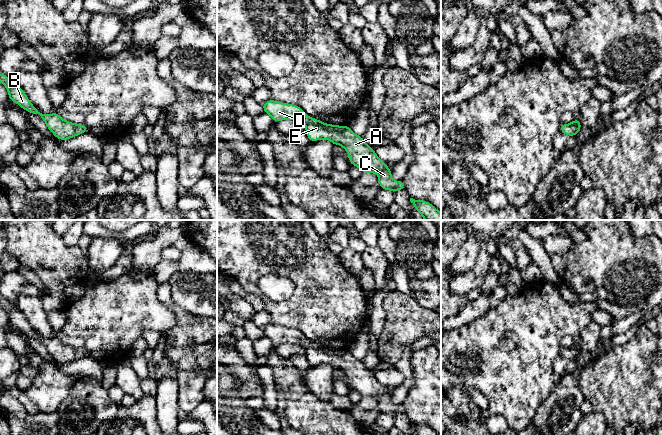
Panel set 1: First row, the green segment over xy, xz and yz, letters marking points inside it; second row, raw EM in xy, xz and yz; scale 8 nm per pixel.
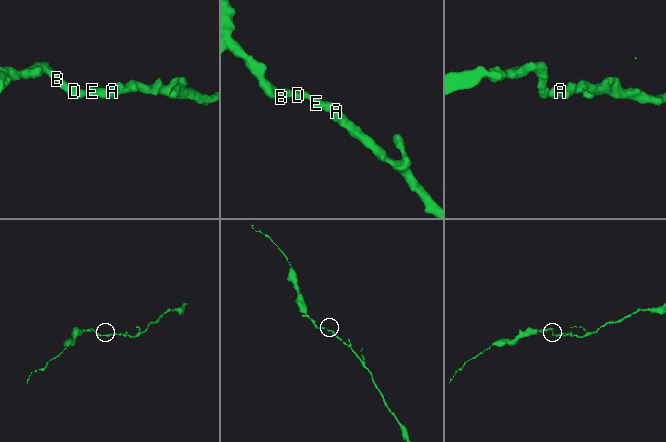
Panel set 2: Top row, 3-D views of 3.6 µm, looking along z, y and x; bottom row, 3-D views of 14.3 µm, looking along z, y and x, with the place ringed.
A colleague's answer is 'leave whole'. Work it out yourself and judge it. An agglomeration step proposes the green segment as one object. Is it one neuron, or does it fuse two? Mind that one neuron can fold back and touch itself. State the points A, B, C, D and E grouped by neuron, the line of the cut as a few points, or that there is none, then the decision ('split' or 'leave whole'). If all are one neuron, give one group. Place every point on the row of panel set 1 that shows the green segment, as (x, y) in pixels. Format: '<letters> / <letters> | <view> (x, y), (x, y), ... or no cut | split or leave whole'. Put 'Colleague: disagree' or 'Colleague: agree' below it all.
A B C D E | no cut | leave whole
Colleague: agree

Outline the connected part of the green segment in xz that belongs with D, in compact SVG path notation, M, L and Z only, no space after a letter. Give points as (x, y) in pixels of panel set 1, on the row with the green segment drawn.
M268 100L262 104L264 112L269 114L275 123L281 120L301 120L306 129L305 132L311 142L320 139L329 140L334 145L342 146L349 156L350 164L358 167L363 173L376 173L381 189L404 190L404 182L392 179L391 170L386 163L378 158L370 146L361 136L356 135L349 126L325 124L320 120L307 116L302 108L274 100Z

